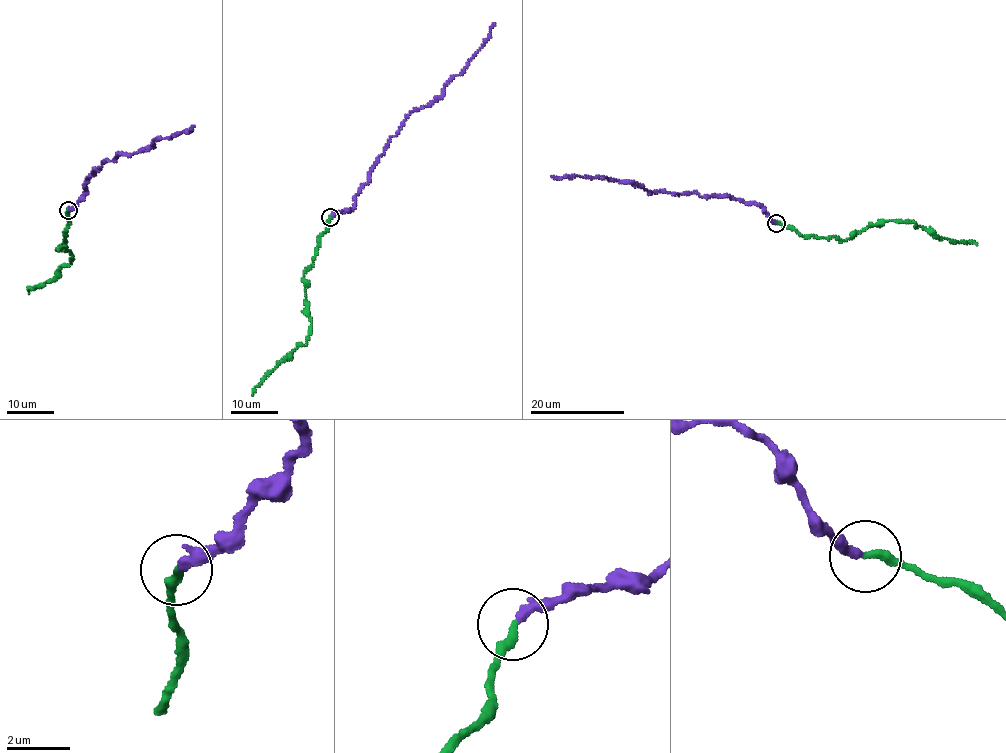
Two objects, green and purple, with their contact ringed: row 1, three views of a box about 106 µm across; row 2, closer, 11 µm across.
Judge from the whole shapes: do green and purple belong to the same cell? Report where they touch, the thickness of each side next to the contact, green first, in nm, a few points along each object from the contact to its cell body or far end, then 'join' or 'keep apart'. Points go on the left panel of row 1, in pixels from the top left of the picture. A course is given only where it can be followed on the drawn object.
place (68, 210); calibres 280 and 220 nm; course green (68, 210), (66, 244), (58, 250), (70, 250), (71, 262), (60, 267), (52, 280), (29, 288), (28, 293); course purple (69, 210), (104, 159), (137, 153), (160, 137), (193, 126); join

